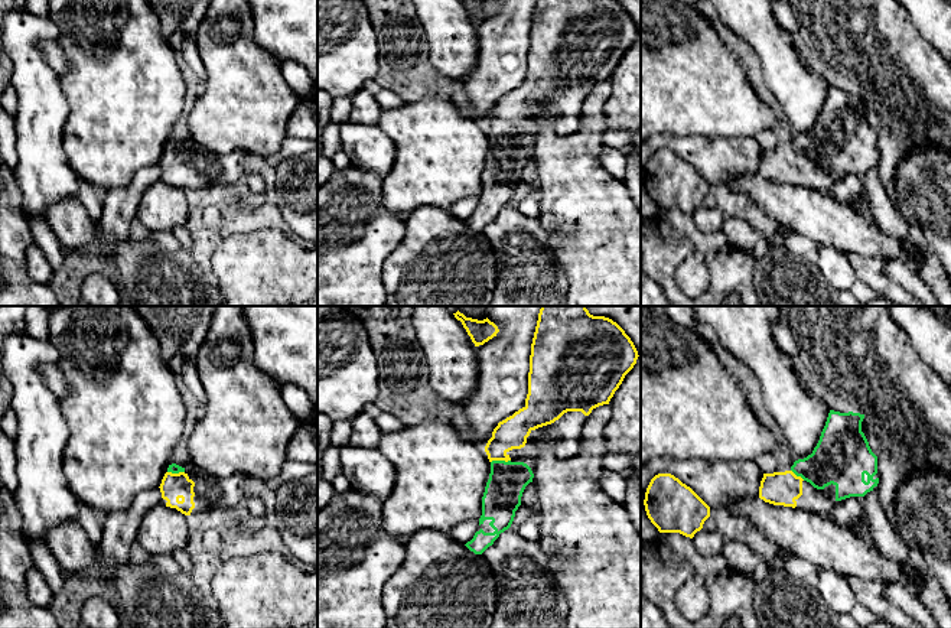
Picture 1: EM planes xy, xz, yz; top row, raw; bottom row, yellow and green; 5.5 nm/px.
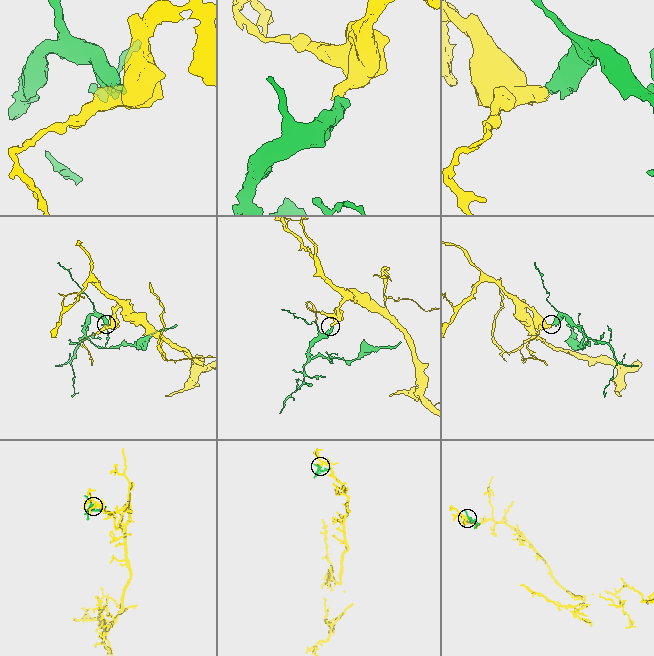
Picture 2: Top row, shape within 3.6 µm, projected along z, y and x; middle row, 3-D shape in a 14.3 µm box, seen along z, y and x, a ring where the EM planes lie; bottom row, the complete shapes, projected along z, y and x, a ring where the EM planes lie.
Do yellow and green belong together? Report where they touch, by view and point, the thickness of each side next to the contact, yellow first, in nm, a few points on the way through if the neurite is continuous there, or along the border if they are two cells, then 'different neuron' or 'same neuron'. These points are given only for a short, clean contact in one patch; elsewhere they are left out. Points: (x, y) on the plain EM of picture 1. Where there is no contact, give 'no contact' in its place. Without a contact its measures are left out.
contact xz (500, 136); calibres 180 and 220 nm; way xz (511, 110), (500, 121), (500, 136), (507, 158); same neuron

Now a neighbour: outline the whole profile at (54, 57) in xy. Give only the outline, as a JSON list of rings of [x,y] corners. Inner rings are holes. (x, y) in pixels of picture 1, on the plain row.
[[[46,40],[42,43],[42,48],[45,52],[45,61],[48,66],[53,71],[58,78],[62,78],[68,71],[68,65],[58,40]]]

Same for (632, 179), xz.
[[[625,152],[626,154],[626,178],[625,183],[629,189],[631,198],[641,211],[641,153]]]

